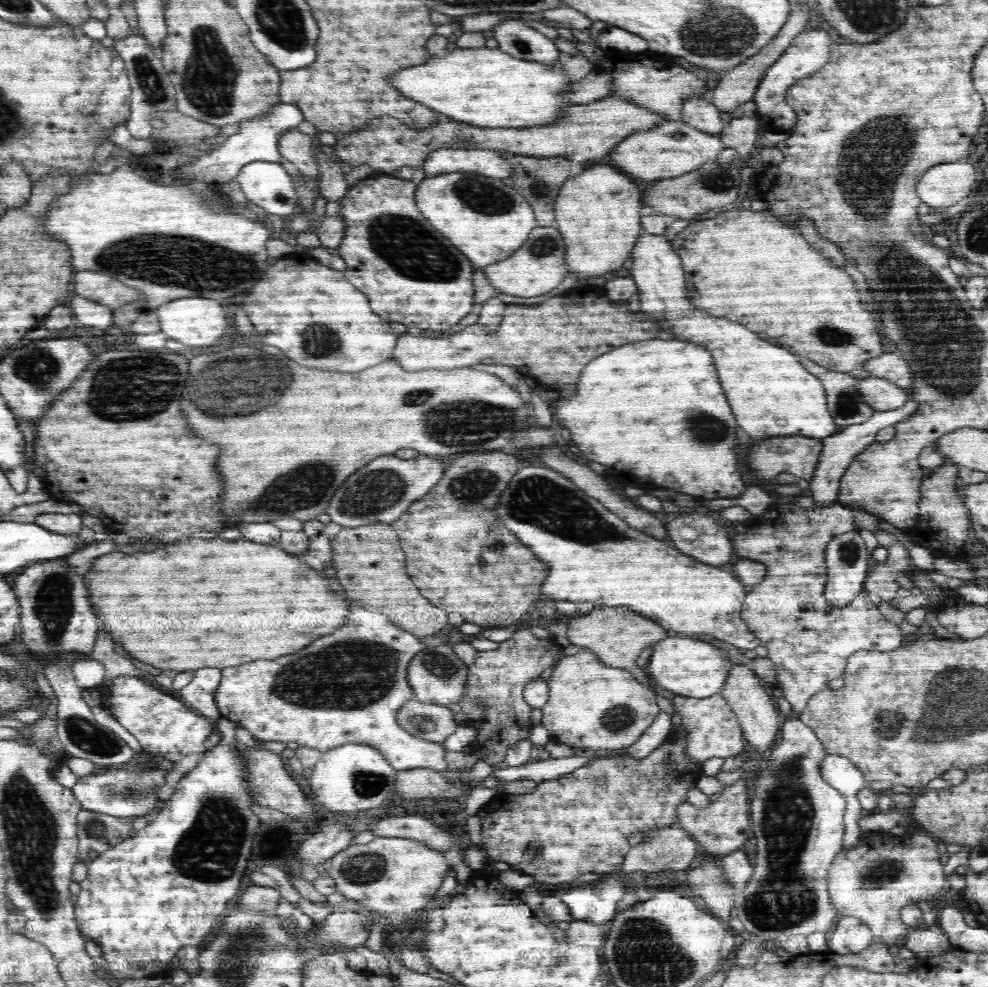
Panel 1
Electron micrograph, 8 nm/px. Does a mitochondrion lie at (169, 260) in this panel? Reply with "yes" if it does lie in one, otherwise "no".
yes

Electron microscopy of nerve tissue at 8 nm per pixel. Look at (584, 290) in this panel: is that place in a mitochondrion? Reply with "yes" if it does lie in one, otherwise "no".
no

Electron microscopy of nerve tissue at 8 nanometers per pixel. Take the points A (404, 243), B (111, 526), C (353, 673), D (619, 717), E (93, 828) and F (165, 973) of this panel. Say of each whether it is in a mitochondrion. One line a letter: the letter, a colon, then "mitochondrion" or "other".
A: mitochondrion
B: other
C: mitochondrion
D: mitochondrion
E: mitochondrion
F: other

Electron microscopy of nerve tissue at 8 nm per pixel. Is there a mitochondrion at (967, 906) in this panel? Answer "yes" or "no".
no

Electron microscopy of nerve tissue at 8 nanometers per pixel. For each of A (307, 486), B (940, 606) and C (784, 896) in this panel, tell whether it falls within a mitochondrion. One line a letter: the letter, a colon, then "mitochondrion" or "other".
A: mitochondrion
B: other
C: mitochondrion

